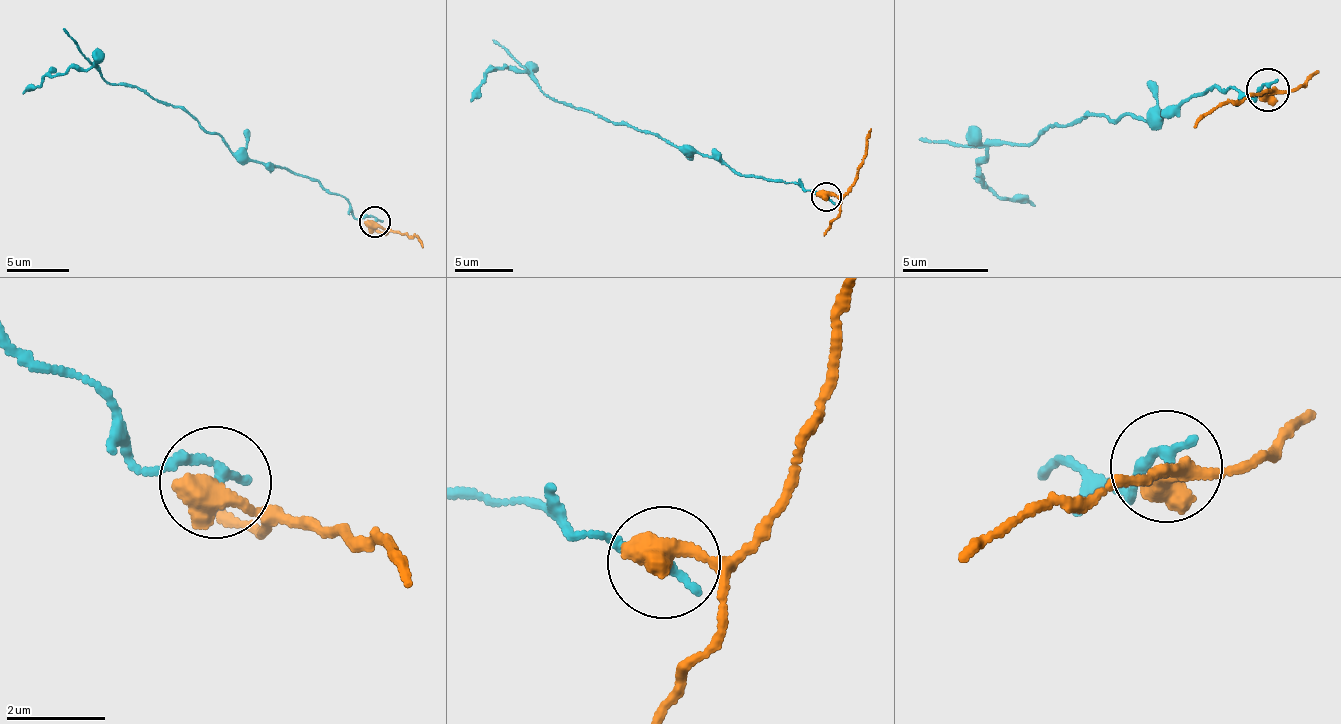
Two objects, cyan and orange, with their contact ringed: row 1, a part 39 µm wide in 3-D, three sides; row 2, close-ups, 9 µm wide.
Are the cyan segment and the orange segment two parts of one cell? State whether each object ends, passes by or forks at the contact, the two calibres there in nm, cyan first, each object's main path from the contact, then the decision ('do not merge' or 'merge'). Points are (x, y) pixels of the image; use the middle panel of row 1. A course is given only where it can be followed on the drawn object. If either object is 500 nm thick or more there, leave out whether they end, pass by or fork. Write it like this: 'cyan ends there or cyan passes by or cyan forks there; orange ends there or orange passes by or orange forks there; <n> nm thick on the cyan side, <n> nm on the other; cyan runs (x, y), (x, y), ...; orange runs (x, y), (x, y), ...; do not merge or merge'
200 nm thick on the cyan side, 600 nm on the other; cyan runs (825, 198), (795, 182), (737, 174), (716, 159), (554, 101), (528, 72), (491, 69), (480, 79), (471, 101); orange runs (825, 198), (841, 196), (854, 181), (870, 129); do not merge

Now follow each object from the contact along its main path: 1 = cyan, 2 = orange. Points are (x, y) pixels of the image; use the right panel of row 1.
1: (1268, 89), (1199, 93), (1153, 126), (1087, 115), (986, 150), (983, 185), (1034, 204)
2: (1268, 89), (1256, 96), (1224, 100), (1195, 128)

